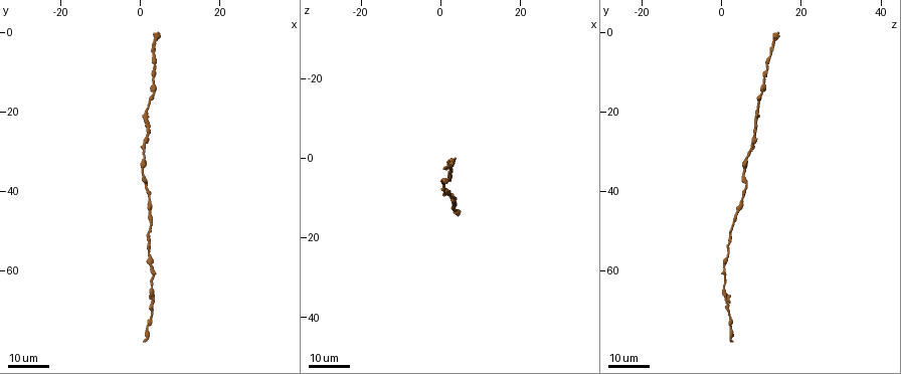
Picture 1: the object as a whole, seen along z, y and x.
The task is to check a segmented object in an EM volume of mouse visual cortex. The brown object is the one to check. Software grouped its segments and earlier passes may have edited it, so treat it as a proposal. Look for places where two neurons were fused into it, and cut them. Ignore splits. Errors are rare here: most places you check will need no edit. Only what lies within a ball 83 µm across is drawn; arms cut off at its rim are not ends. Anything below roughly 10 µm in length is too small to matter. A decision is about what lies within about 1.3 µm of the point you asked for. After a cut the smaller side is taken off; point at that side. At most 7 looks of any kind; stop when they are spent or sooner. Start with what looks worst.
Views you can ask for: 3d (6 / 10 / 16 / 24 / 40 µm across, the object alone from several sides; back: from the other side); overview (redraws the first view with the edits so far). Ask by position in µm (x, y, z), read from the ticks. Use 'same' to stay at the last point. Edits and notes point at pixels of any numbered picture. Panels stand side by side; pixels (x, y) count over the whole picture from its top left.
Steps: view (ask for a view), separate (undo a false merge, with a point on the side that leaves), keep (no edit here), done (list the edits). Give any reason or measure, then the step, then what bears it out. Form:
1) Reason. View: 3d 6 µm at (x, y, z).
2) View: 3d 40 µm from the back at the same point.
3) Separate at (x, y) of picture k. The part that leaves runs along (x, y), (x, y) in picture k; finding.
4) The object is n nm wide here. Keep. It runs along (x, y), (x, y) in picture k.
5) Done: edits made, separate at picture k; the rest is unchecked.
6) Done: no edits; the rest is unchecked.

Sudden change in width. View: 3d 16 µm at (3.5, 61.0, 0.5).

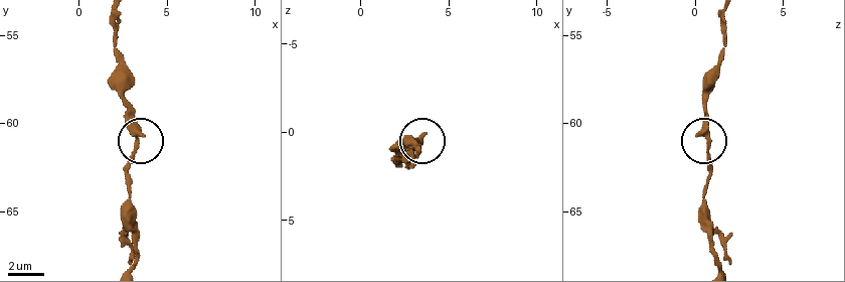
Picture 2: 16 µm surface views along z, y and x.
Zoom in. View: 3d 10 µm at (3.2, 60.8, 0.7).

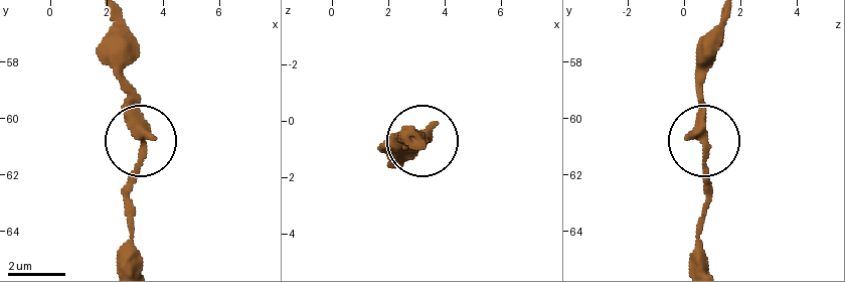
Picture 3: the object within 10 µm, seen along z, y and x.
Keep. It runs along (112, 21), (112, 57), (141, 144), (126, 214) in picture 3; one neuron here.

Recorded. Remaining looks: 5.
Thick turns thin. View: 3d 16 µm at (2.5, 56.5, 1.0).

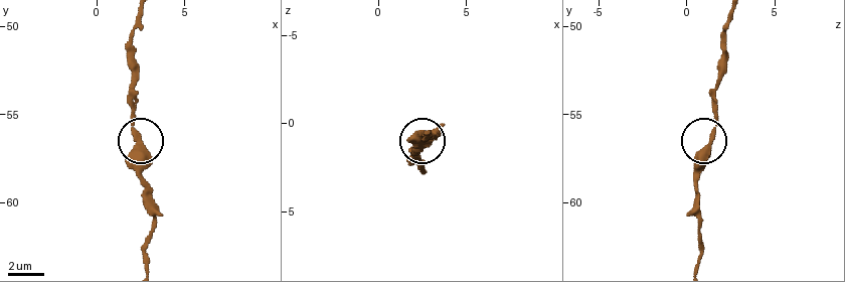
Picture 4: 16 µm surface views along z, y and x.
Zoom in. View: 3d 10 µm at (2.2, 56.2, 1.5).

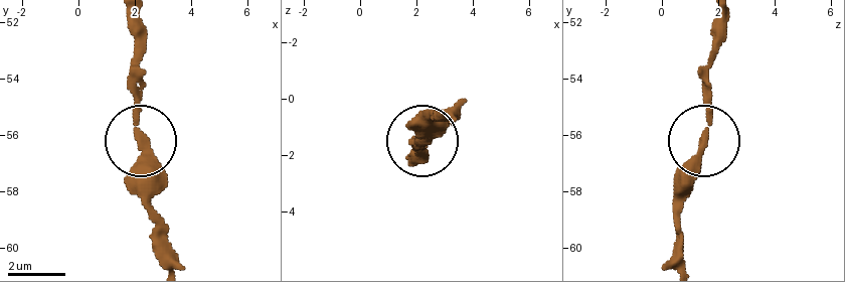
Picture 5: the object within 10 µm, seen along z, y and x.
Keep. It runs along (719, 21), (705, 79), (705, 144), (683, 206) in picture 5; all the same neuron.

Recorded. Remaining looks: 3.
View: 3d 24 µm at (2.0, 39.5, 6.0).

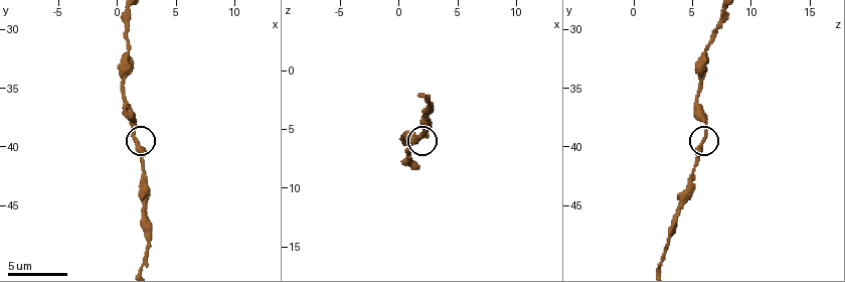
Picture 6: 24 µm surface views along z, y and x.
View: 3d 6 µm at (1.4, 39.0, 6.0).

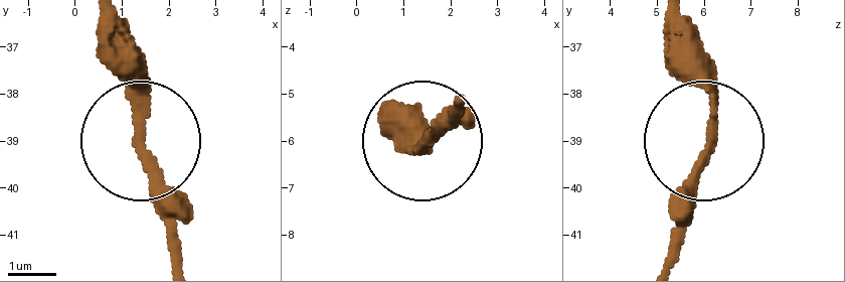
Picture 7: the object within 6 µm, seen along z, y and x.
View: 3d 6 µm from the back at (1.40, 38.85, 6.10).

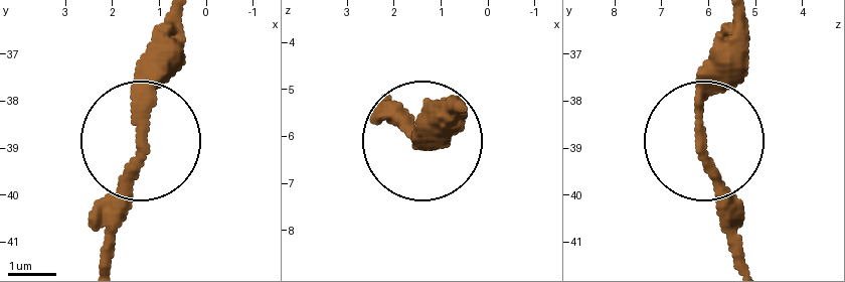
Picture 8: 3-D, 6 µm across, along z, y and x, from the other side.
The side arm is 45 µm long. Keep. One neuron here.

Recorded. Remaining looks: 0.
Done: no edits; the rest is unchecked.

